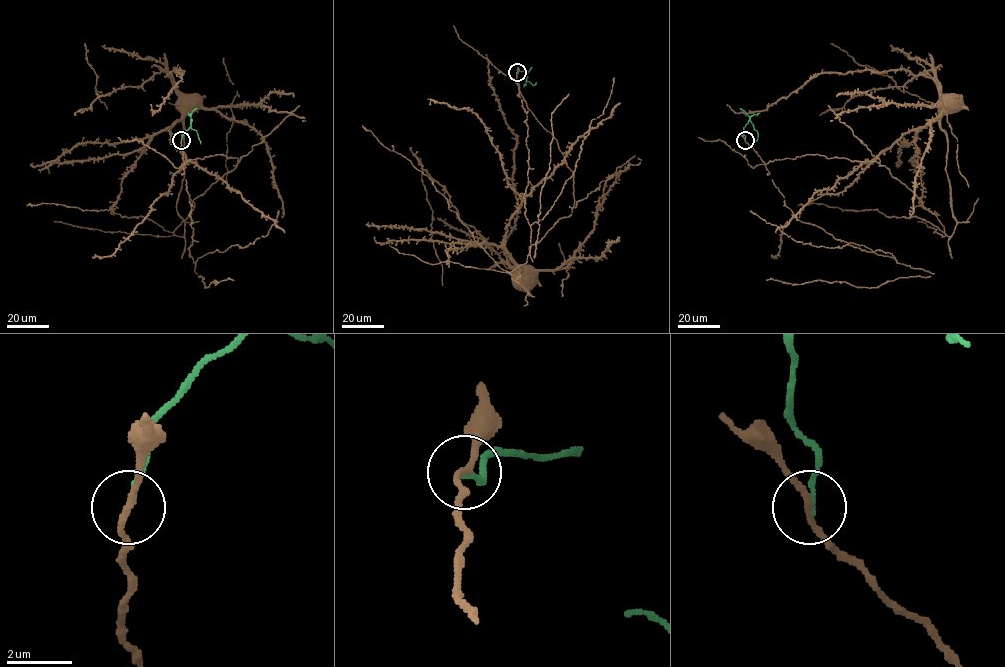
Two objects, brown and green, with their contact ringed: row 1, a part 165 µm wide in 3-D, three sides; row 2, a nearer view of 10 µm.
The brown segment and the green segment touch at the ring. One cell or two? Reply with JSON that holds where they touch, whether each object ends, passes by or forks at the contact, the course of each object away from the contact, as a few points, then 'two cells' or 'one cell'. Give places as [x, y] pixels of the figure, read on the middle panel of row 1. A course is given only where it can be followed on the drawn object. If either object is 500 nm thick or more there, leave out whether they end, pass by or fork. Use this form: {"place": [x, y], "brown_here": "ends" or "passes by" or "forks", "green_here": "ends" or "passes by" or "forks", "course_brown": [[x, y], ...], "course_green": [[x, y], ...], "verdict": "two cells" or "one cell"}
{"place": [517, 72], "brown_here": "passes by", "green_here": "ends", "course_brown": [[516, 72], [527, 108], [574, 174], [574, 206], [630, 164], [606, 182], [594, 230], [566, 266], [522, 271]], "course_green": [[516, 73], [525, 71], [526, 81], [533, 85], [536, 83]], "verdict": "two cells"}

